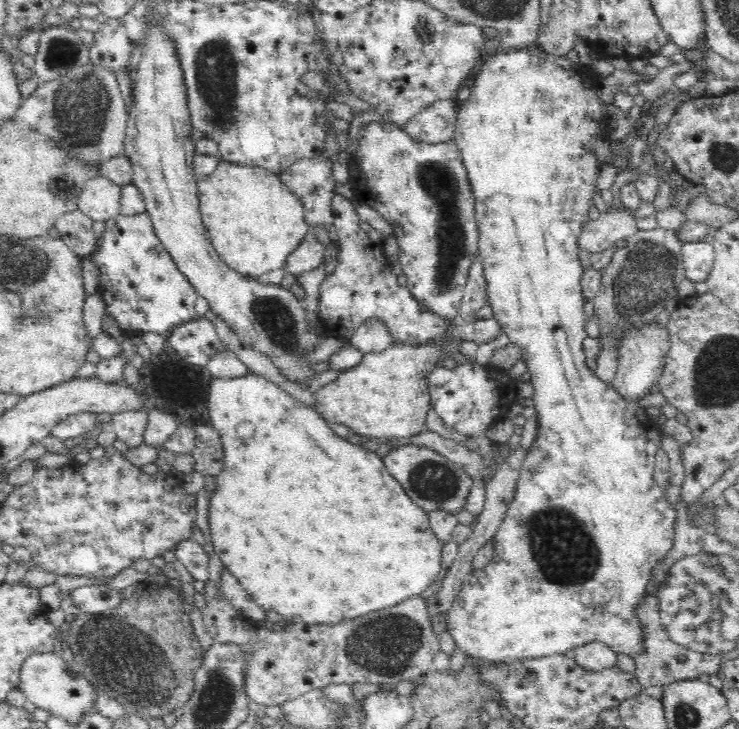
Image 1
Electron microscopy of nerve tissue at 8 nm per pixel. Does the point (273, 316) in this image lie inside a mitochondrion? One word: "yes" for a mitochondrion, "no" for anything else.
yes

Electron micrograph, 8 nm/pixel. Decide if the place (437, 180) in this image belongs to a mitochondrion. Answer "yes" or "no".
yes

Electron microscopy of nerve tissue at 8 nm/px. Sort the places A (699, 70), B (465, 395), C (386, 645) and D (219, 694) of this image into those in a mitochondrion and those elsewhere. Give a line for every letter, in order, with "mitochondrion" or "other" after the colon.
A: other
B: other
C: mitochondrion
D: mitochondrion

